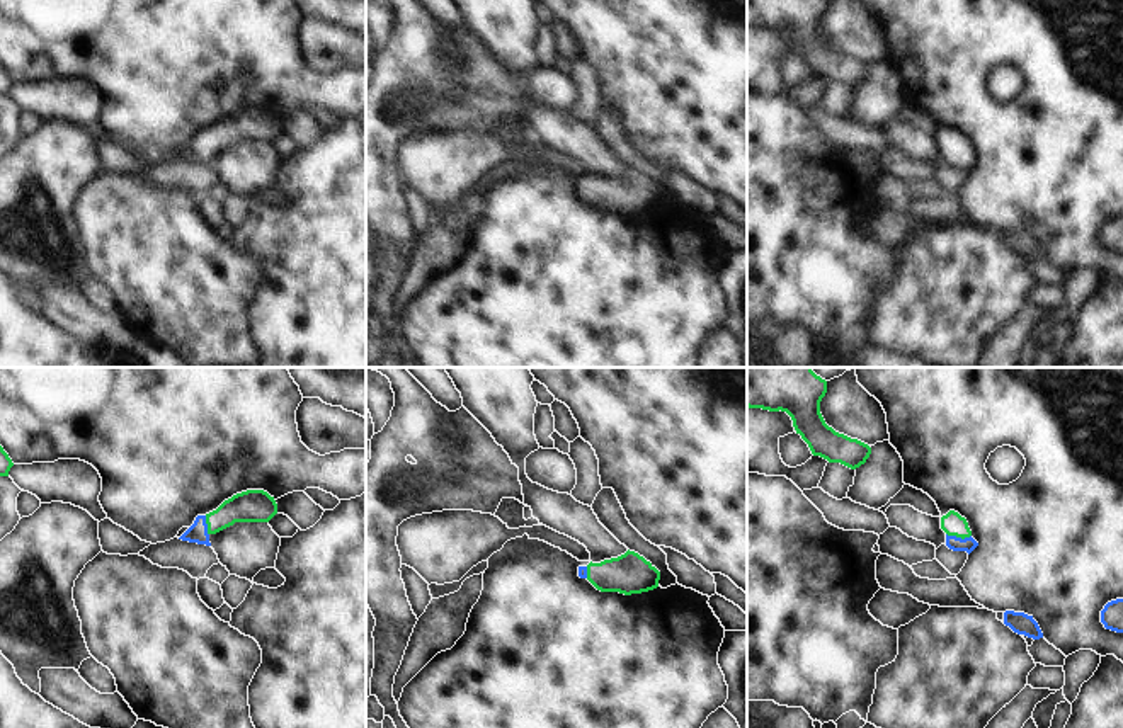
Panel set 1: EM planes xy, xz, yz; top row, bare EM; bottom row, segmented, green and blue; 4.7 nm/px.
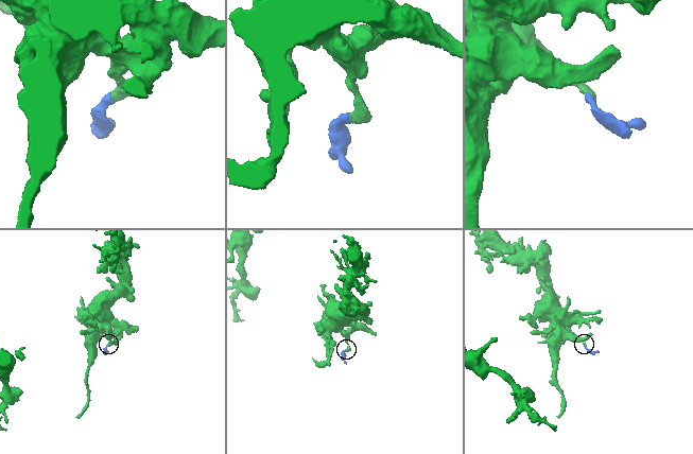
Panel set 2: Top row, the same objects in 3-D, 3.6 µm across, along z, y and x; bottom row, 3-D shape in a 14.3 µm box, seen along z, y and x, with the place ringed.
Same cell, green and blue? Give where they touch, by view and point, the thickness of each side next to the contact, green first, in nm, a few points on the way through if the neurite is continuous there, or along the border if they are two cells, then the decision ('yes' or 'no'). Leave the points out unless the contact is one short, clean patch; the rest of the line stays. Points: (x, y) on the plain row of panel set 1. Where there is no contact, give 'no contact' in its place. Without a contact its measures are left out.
yz (958, 155) | 110/70 nm | across yz (953, 143), (958, 155), (969, 164) | yes

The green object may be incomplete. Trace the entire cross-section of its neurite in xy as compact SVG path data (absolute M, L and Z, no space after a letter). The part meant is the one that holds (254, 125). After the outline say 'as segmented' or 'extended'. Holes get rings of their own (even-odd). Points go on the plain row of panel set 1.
M247 109L225 119L216 129L197 134L194 143L179 156L211 165L209 155L235 141L269 141L277 133L277 122L264 109Z; extended

